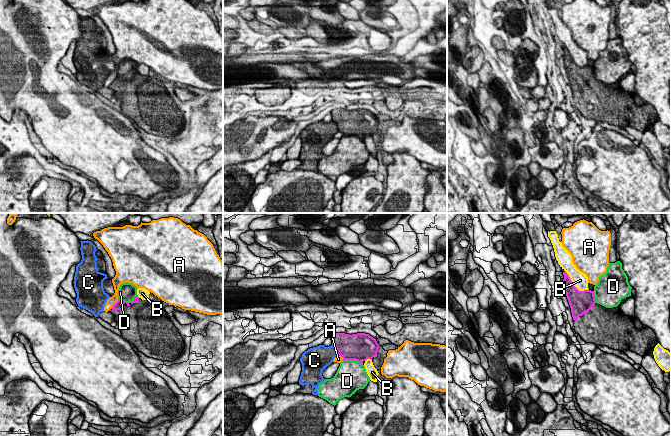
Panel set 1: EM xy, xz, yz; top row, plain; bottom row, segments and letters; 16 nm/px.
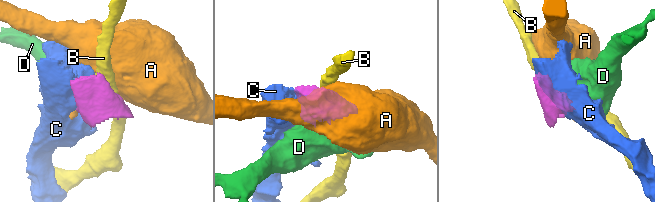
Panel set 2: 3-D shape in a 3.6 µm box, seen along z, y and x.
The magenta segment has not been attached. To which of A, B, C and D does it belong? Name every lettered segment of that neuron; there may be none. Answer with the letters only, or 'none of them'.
none of them

